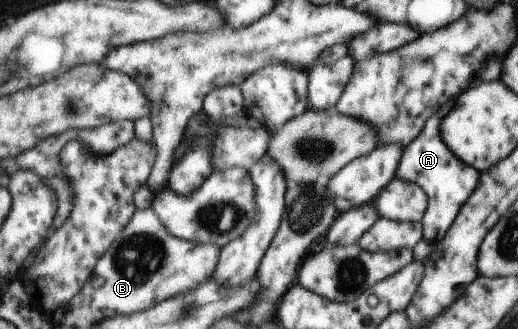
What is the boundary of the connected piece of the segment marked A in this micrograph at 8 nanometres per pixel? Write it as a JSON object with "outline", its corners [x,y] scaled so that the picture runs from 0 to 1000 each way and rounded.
{"outline":[[[873,298],[859,319],[851,319],[847,337],[822,368],[813,407],[801,413],[797,429],[778,447],[776,483],[768,502],[768,520],[763,523],[763,541],[797,553],[822,584],[822,596],[828,602],[826,629],[809,675],[815,684],[815,729],[836,748],[861,714],[863,696],[878,672],[886,635],[921,568],[925,544],[925,520],[915,505],[898,502],[888,483],[882,483],[853,429],[853,398],[849,395],[853,368],[875,325],[875,313],[878,307]]]}

